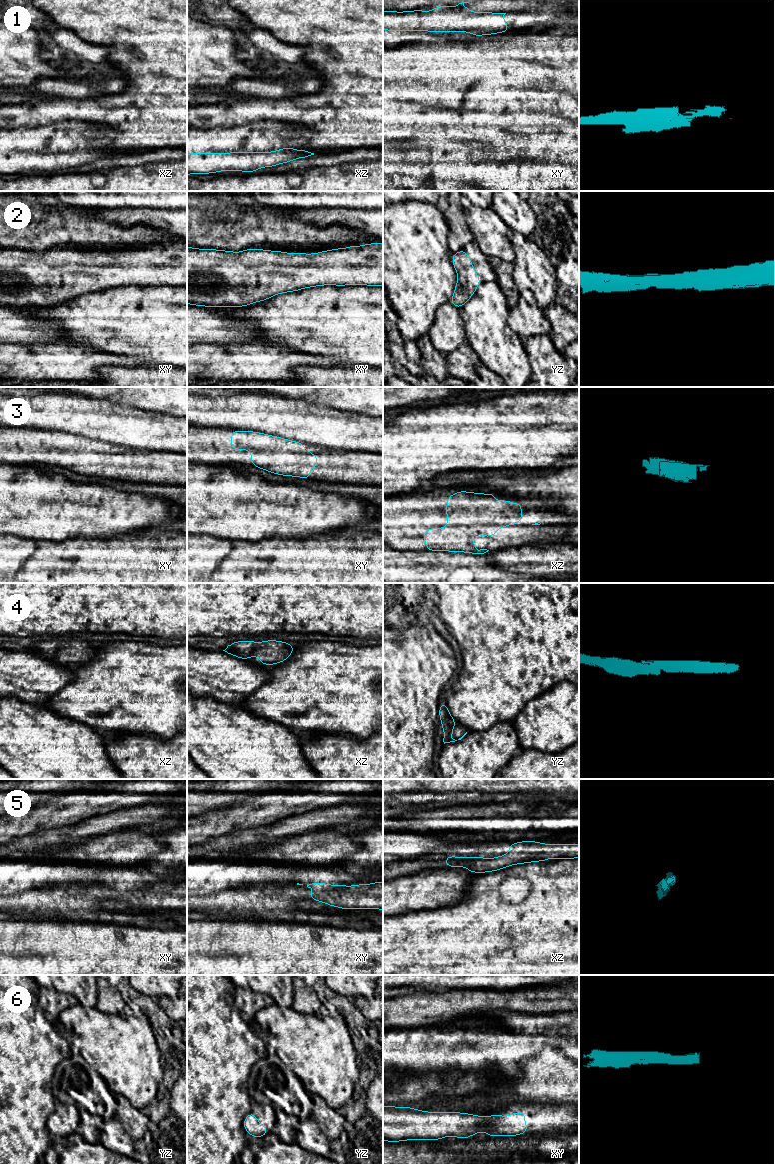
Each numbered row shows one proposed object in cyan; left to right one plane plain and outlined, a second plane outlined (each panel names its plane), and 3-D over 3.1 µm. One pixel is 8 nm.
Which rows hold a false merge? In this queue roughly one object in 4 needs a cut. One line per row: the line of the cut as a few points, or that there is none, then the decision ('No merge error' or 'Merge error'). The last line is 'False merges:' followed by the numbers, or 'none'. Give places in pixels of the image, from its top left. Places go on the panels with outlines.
1: No split. No merge error
2: No split. No merge error
3: No split. No merge error
4: No split. No merge error
5: No split. No merge error
6: No split. No merge error
False merges: none

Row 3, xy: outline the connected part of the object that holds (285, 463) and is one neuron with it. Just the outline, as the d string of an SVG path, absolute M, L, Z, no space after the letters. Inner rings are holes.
M232 430L230 447L235 450L252 451L250 462L256 468L261 468L281 476L310 479L310 471L319 464L318 456L303 447L303 443L287 440L278 436L268 435L255 431Z

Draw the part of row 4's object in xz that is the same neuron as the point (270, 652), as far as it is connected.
M266 640L263 642L255 641L236 641L227 646L223 651L237 658L250 660L251 656L258 656L263 665L274 665L288 659L295 646L289 642Z

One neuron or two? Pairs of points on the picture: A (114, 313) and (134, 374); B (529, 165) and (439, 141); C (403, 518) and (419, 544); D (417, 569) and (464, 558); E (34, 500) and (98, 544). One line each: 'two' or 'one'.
A: two
B: one
C: one
D: one
E: two

